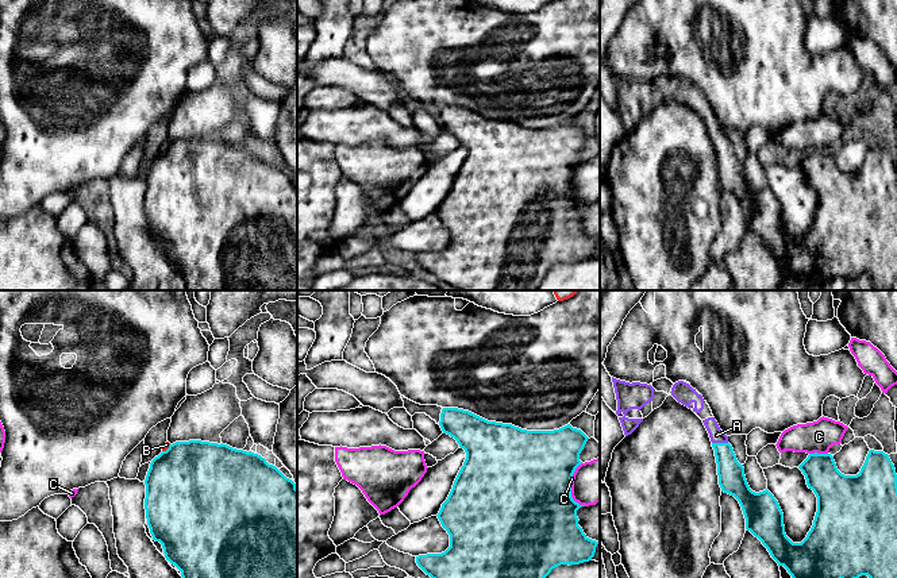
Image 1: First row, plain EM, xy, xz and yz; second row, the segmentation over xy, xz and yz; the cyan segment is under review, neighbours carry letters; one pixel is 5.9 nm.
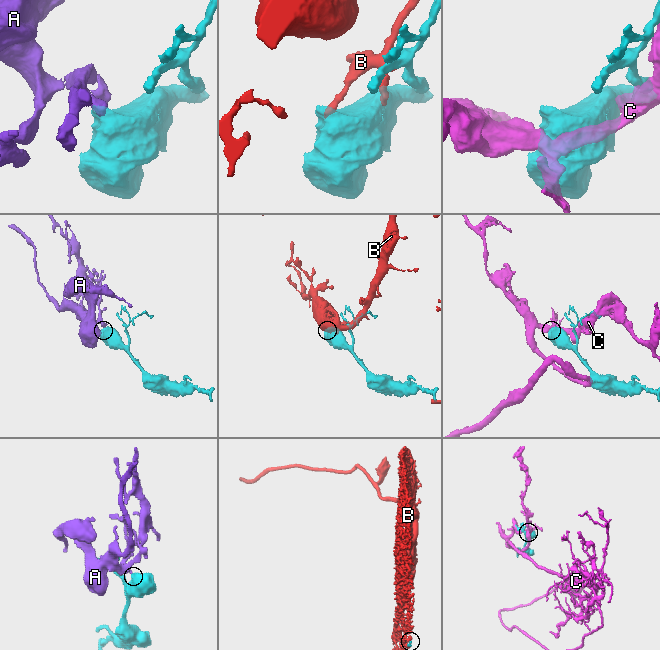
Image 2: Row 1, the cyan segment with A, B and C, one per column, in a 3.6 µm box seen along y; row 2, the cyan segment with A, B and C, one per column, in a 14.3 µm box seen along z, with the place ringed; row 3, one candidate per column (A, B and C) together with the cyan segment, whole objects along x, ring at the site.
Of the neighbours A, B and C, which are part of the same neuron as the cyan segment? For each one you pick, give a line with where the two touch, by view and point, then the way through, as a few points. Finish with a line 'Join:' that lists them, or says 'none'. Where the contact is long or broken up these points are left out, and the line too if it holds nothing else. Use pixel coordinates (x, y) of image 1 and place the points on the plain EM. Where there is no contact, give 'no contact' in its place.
A: yz (720, 141) | across yz (731, 172), (720, 141), (716, 133)
Join: A

